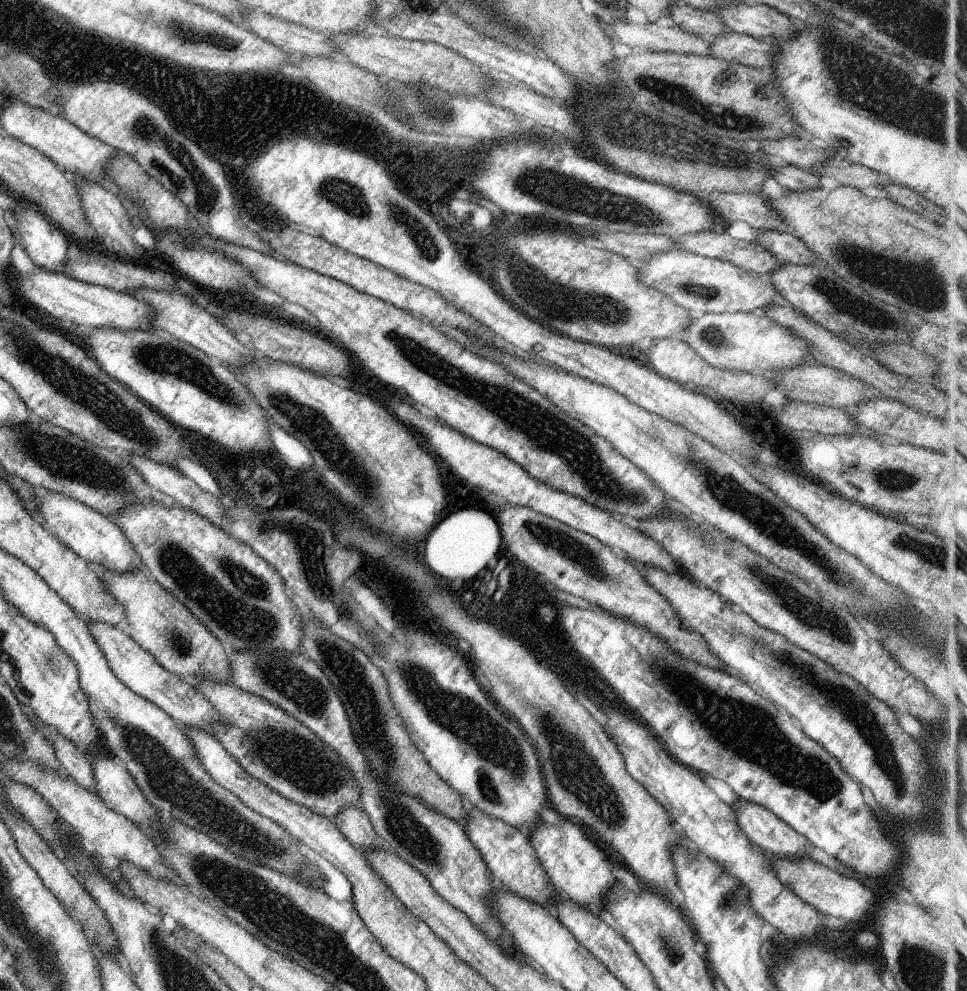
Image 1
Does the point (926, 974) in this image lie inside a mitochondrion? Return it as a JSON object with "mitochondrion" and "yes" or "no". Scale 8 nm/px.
{"mitochondrion":"yes"}

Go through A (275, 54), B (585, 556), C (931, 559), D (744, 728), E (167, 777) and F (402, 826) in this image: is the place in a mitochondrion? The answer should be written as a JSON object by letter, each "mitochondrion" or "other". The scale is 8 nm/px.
{"A":"other","B":"mitochondrion","C":"mitochondrion","D":"mitochondrion","E":"mitochondrion","F":"mitochondrion"}

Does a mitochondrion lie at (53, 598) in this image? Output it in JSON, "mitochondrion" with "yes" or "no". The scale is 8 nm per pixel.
{"mitochondrion":"no"}

